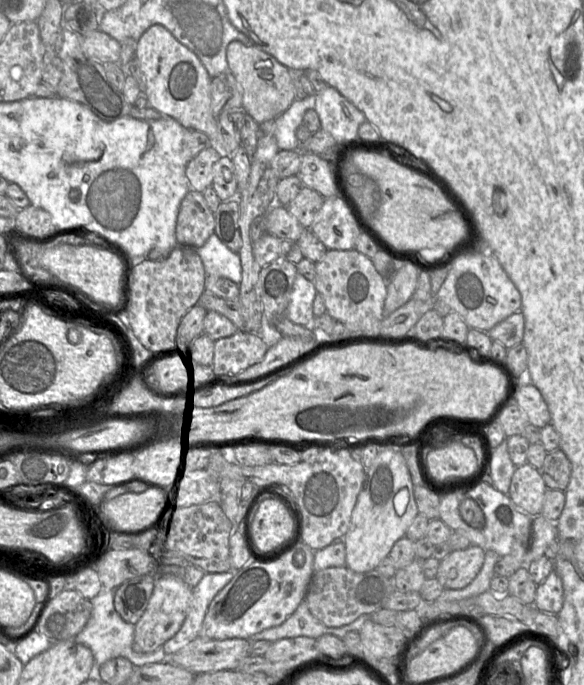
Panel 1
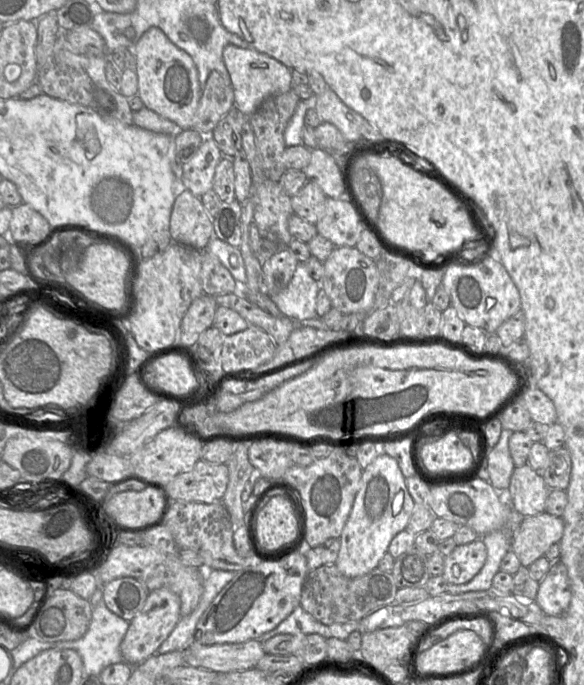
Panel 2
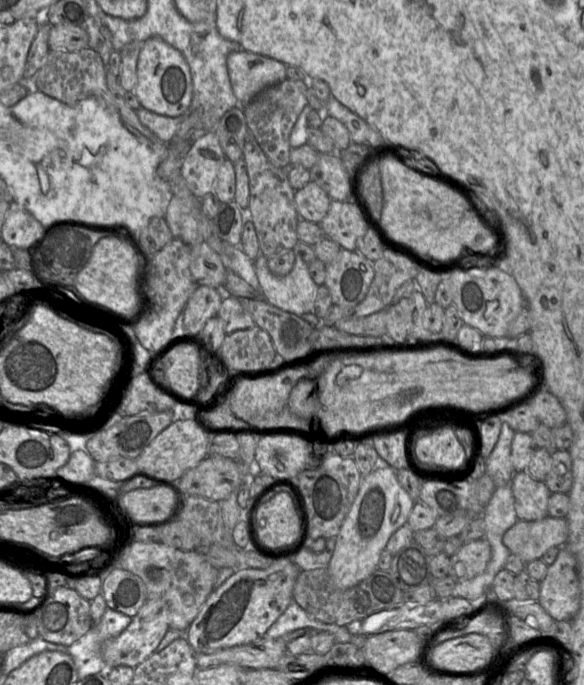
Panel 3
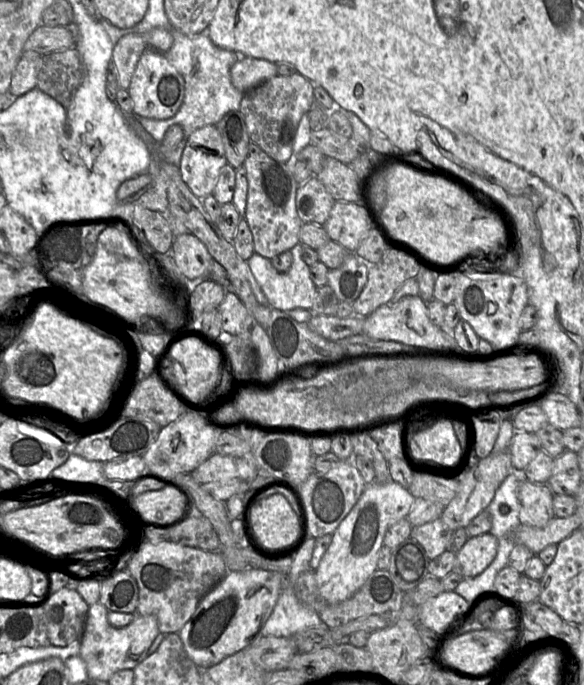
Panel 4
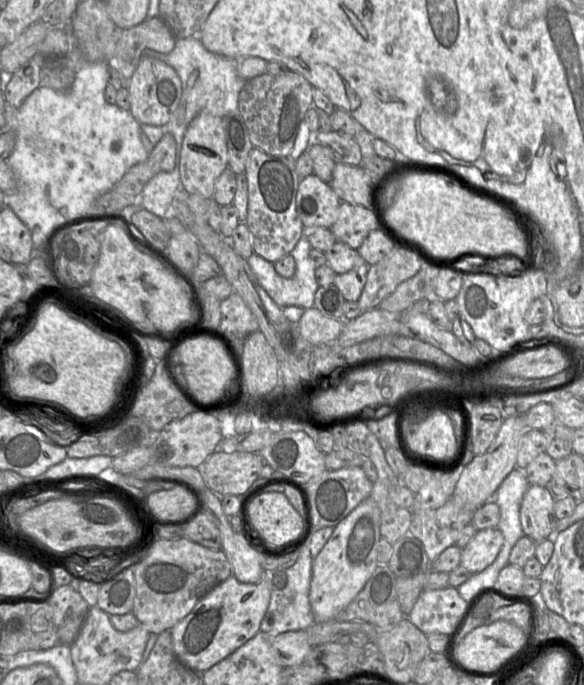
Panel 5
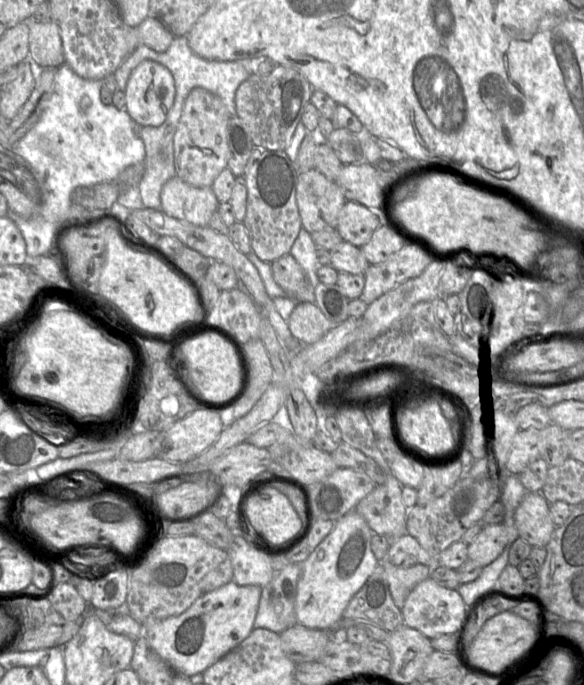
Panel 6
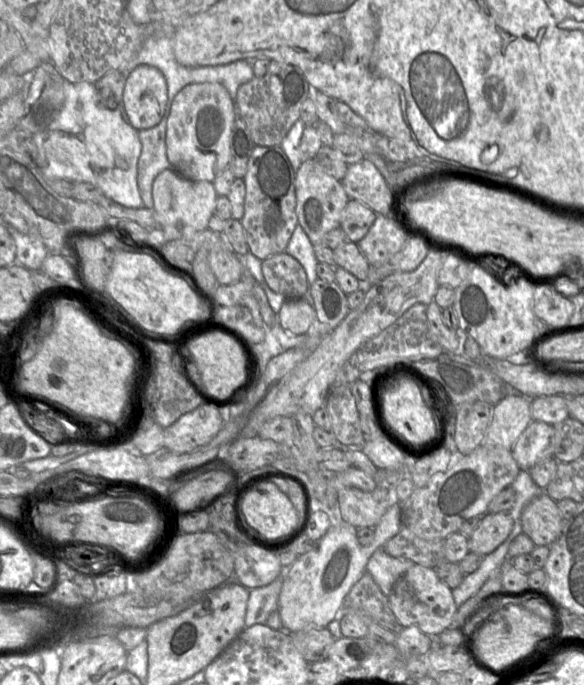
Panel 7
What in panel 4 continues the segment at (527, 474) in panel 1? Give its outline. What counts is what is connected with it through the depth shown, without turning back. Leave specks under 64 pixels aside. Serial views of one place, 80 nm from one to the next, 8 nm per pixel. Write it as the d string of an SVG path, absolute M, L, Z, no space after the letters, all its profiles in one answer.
M523 479L518 488L519 519L522 525L543 527L554 518L554 493L548 484Z

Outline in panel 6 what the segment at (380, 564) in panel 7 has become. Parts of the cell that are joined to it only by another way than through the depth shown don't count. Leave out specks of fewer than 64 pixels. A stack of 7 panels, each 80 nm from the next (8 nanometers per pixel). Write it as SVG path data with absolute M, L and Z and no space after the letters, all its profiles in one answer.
M387 558L381 564L386 572L392 599L400 610L410 591L431 574L431 568L422 564L401 568L391 564Z

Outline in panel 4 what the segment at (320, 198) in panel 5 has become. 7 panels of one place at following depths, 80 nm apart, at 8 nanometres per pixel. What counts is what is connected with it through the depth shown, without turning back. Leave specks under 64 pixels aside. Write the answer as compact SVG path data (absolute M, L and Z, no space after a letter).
M312 175L296 192L296 210L303 223L324 225L335 203L323 183Z

